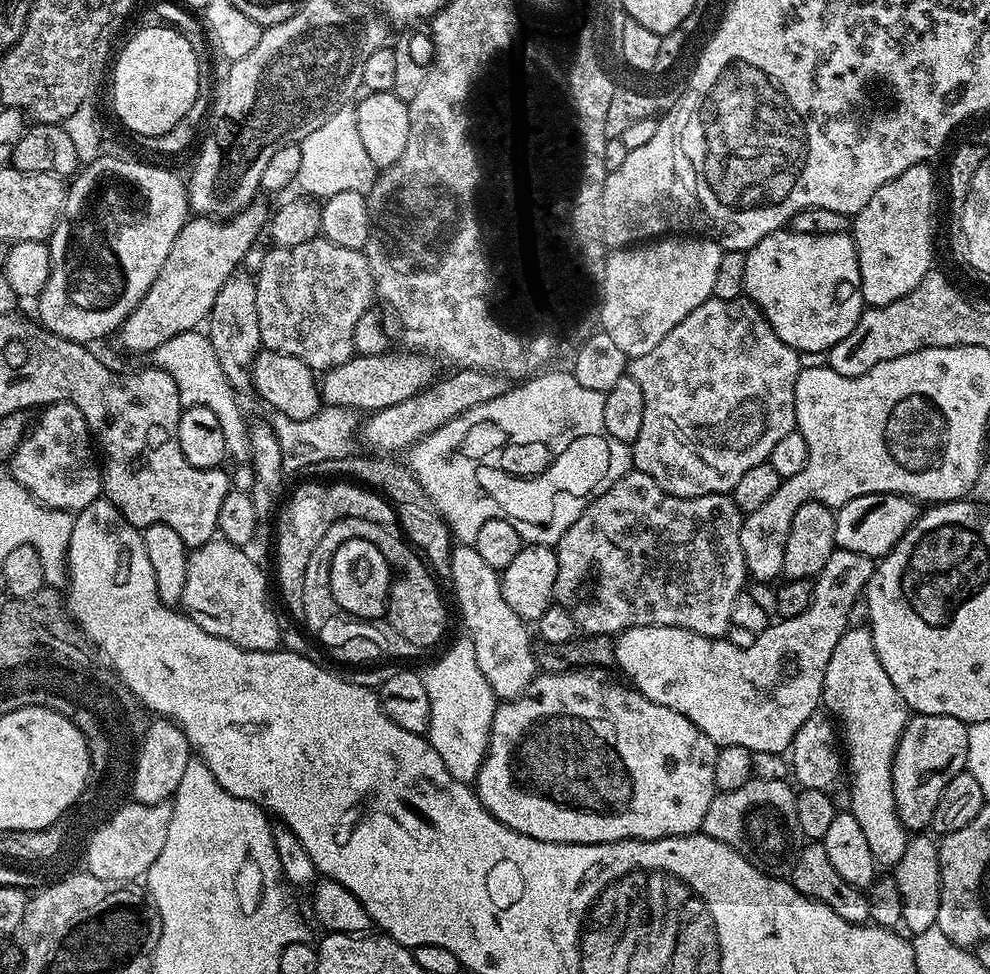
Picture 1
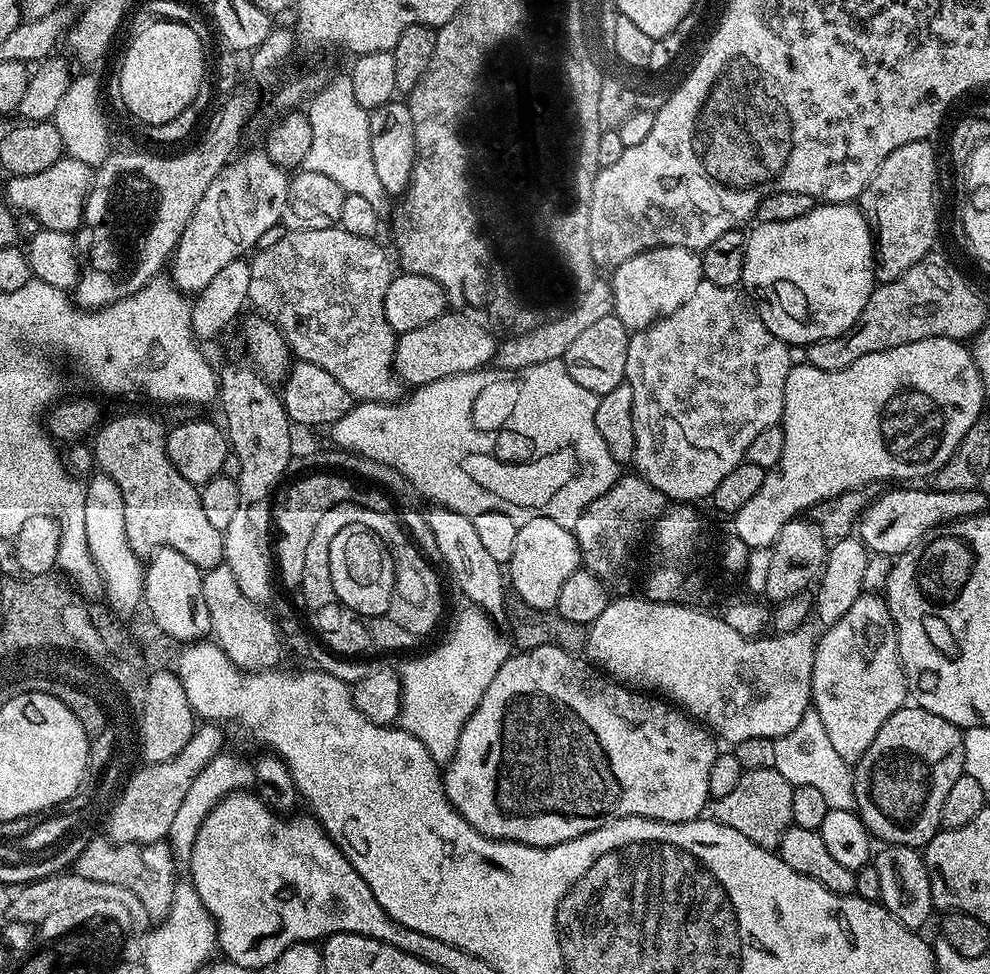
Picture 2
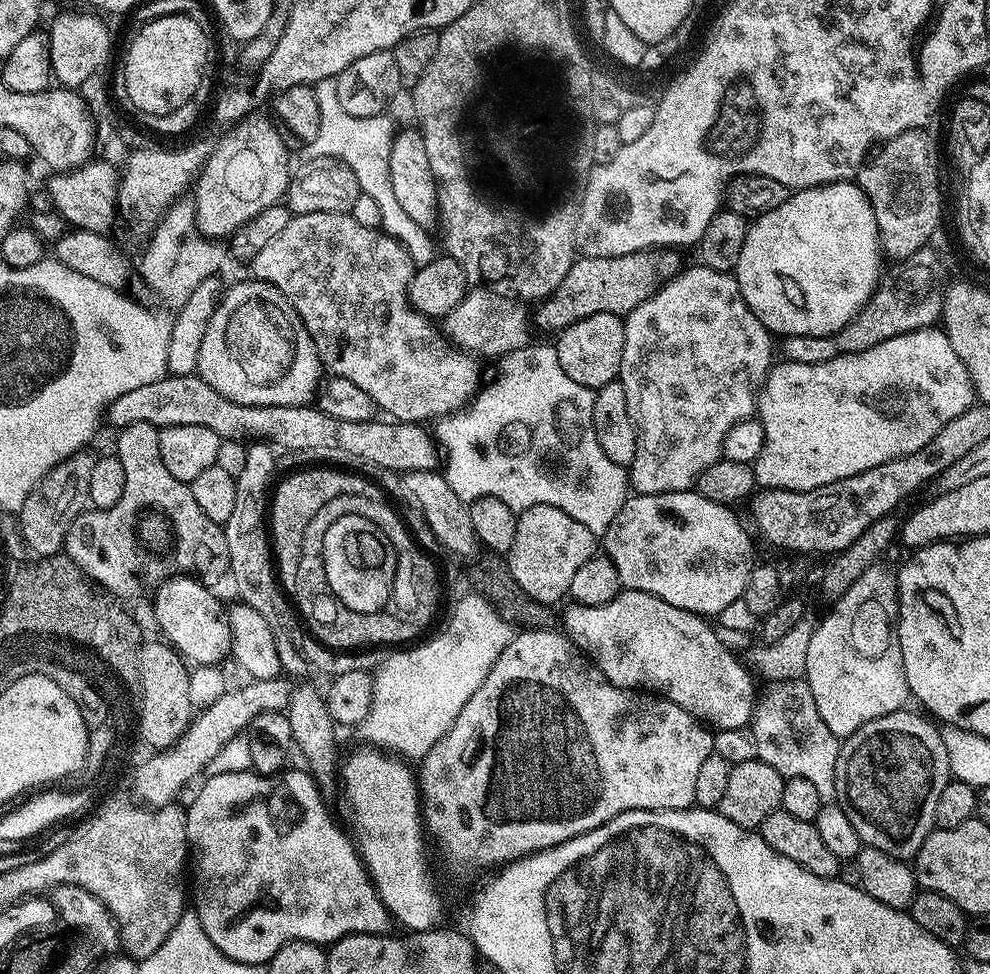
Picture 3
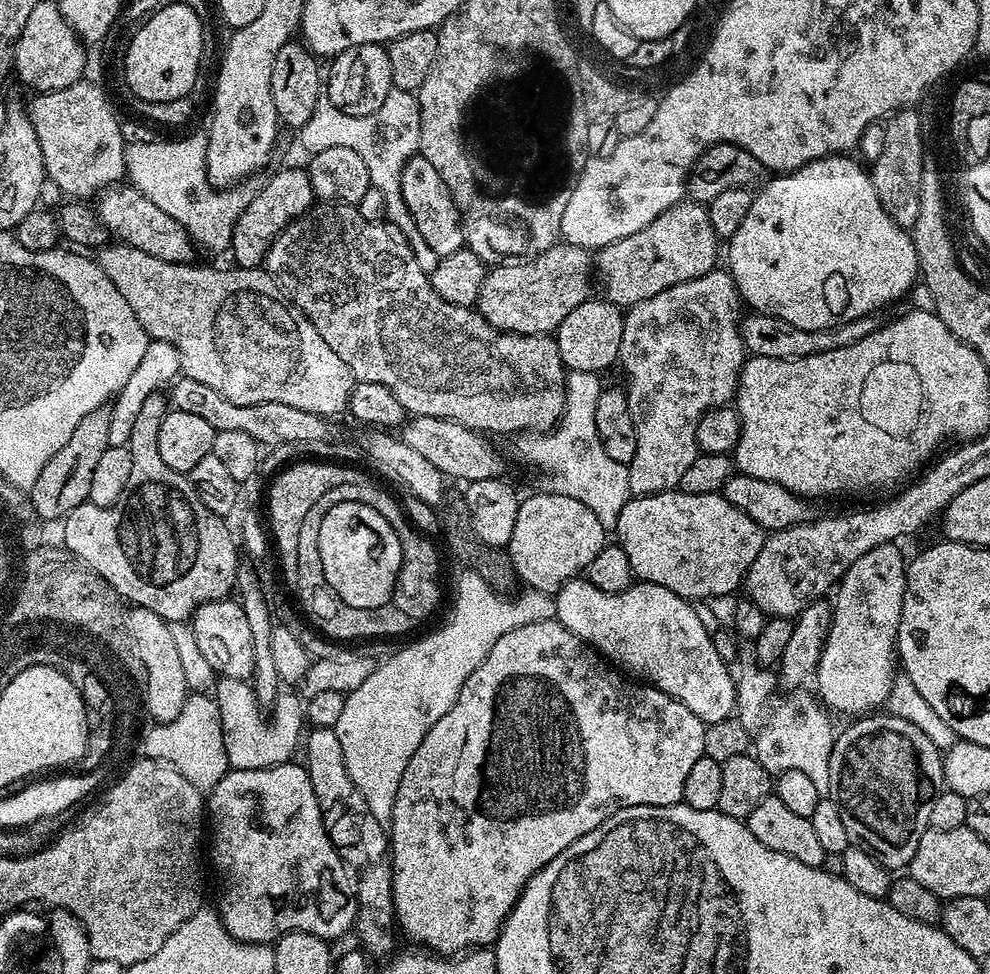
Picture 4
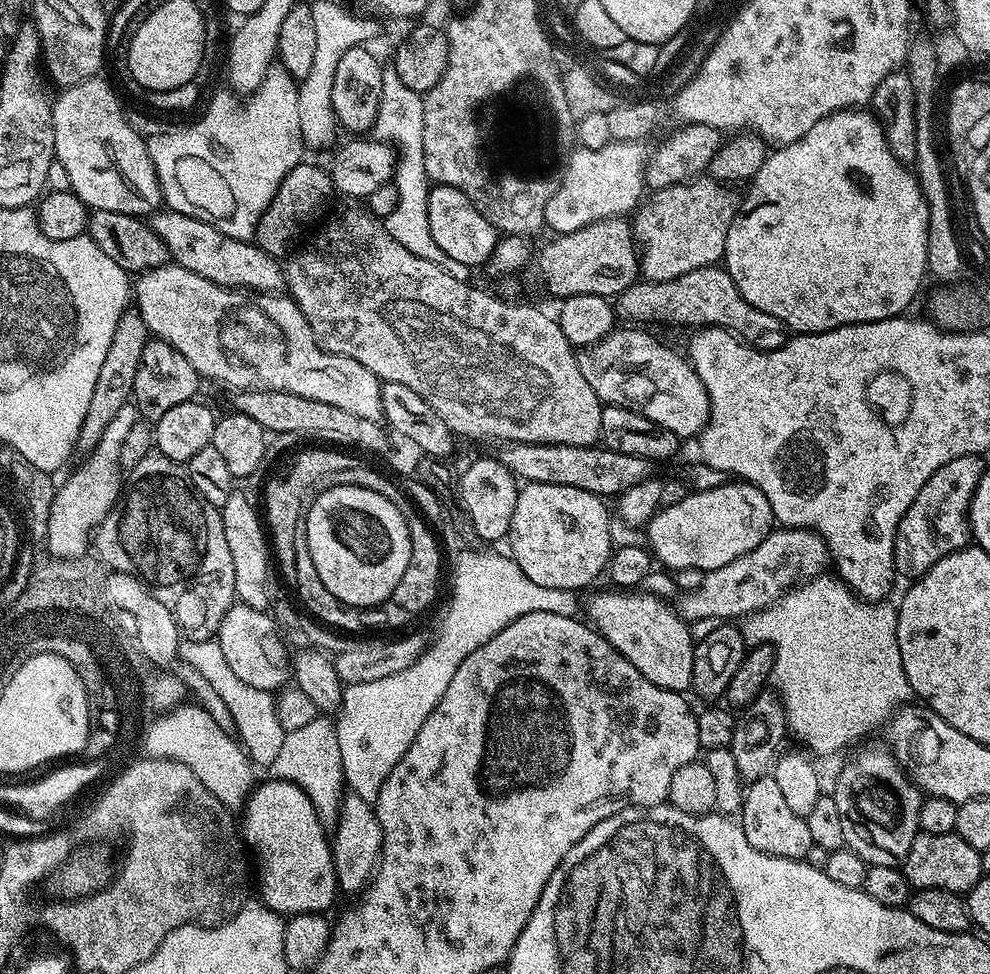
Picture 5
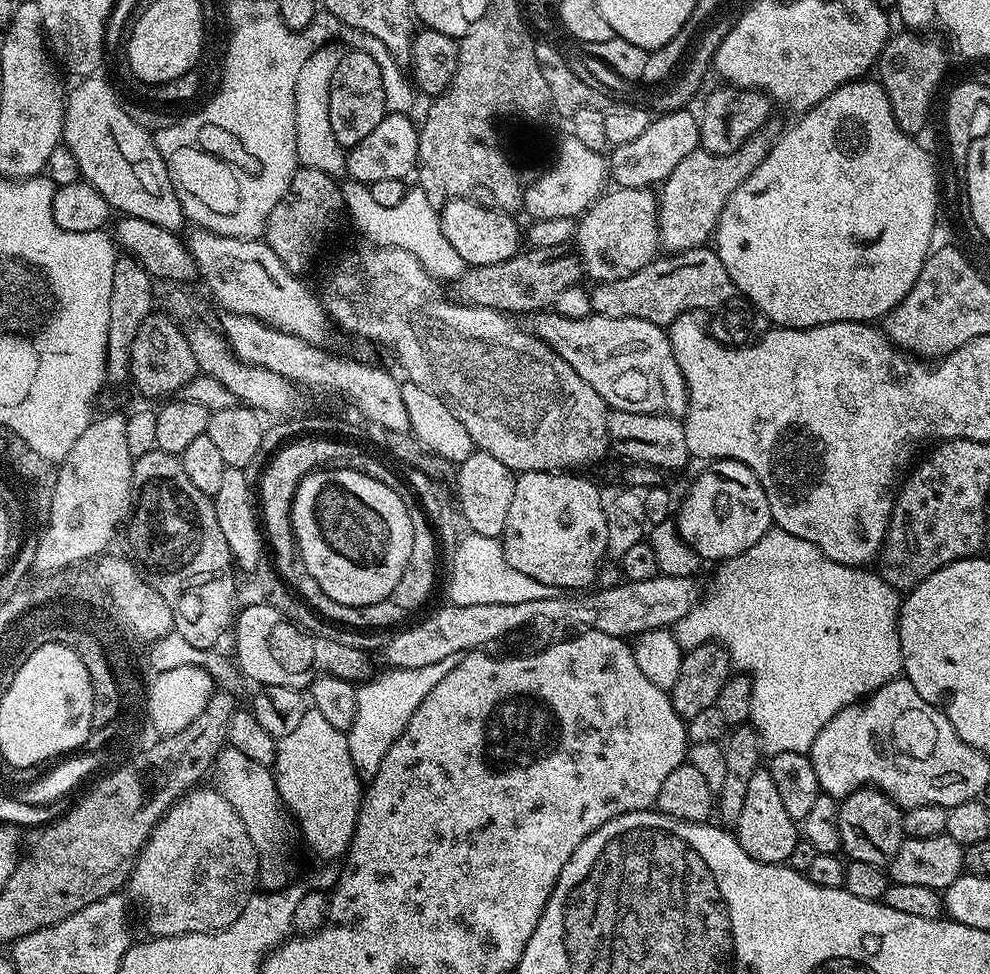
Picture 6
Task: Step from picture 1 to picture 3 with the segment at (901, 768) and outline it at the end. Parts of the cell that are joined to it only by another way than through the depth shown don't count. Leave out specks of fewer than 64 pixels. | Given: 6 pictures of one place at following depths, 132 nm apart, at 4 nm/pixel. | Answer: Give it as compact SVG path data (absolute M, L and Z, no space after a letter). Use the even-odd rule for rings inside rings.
M908 711L874 718L874 722L866 722L854 734L843 737L837 756L835 798L835 803L846 810L846 818L850 818L854 830L858 830L861 845L877 848L905 862L915 857L922 842L934 831L934 810L950 779L946 746L942 746L939 727L927 715Z

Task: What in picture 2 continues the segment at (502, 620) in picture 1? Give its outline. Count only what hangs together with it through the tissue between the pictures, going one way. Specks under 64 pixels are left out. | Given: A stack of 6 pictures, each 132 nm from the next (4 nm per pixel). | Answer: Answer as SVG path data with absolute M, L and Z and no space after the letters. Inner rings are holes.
M432 506L429 509L426 512L428 525L438 542L440 560L452 571L457 586L464 591L464 596L468 599L467 603L479 608L481 612L487 612L489 617L503 617L506 612L506 595L504 596L506 572L501 564L494 562L494 557L486 551L482 541L478 539L472 517L439 506Z

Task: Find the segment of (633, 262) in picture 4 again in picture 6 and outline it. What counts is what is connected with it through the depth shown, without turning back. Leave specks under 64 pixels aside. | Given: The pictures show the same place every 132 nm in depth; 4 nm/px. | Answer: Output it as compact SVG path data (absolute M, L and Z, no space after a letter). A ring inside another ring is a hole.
M760 134L751 136L738 151L729 156L712 156L697 150L674 166L672 173L662 181L658 192L659 247L665 253L675 254L691 248L702 248L713 239L716 223L730 194L734 194L734 190L738 190L738 186L742 186L742 182L746 182L746 178L750 178L750 174L754 174L754 170L758 170L766 158L770 144L762 137Z

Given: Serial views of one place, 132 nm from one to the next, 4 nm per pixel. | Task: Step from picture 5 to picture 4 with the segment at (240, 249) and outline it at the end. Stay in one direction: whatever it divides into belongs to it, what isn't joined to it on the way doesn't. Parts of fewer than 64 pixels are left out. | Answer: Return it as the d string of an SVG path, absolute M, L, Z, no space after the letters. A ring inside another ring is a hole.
M113 186L99 193L99 200L99 218L119 243L129 244L146 254L162 258L162 262L193 263L194 241L188 231L174 218L170 218L170 214L166 214L166 210L154 206L154 202L150 202L150 198L146 198L146 194L142 194L137 188L131 186Z

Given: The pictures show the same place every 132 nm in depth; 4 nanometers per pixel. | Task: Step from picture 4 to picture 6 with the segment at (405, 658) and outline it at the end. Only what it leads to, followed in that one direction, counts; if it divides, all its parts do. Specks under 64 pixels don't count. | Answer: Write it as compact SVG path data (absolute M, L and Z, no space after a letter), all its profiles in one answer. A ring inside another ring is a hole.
M469 531L456 544L452 552L452 573L448 576L448 596L452 604L458 606L479 606L490 603L516 603L537 601L540 598L554 598L557 589L522 574L506 562L504 545L497 537ZM452 656L435 662L432 666L422 666L421 669L404 669L389 667L388 672L382 676L373 675L363 681L357 687L356 698L358 700L358 710L354 710L354 722L347 730L347 738L350 748L350 757L356 767L357 774L361 781L371 780L372 775L382 766L382 758L386 758L386 750L394 746L398 734L406 730L406 722L414 718L414 710L422 706L422 698L454 670L457 657Z

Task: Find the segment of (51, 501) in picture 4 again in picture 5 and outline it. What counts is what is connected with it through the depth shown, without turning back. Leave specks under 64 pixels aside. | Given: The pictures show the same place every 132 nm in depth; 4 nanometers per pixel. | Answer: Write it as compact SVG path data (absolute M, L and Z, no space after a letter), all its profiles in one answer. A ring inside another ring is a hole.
M135 310L122 313L118 322L118 330L114 330L114 338L110 340L110 350L106 350L106 359L102 363L102 370L98 370L98 382L94 382L94 395L90 398L90 406L86 406L86 418L82 418L82 430L78 430L76 448L89 454L96 449L98 442L102 442L102 433L106 426L122 406L132 400L134 390L134 374L138 374L138 366L142 362L142 350L148 344L150 333L146 322Z

